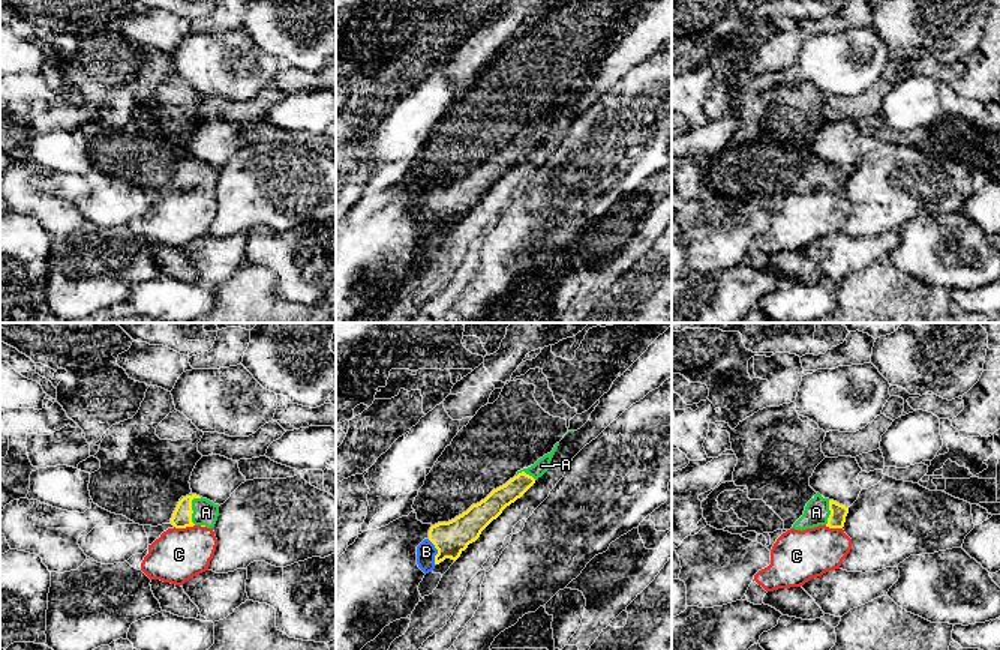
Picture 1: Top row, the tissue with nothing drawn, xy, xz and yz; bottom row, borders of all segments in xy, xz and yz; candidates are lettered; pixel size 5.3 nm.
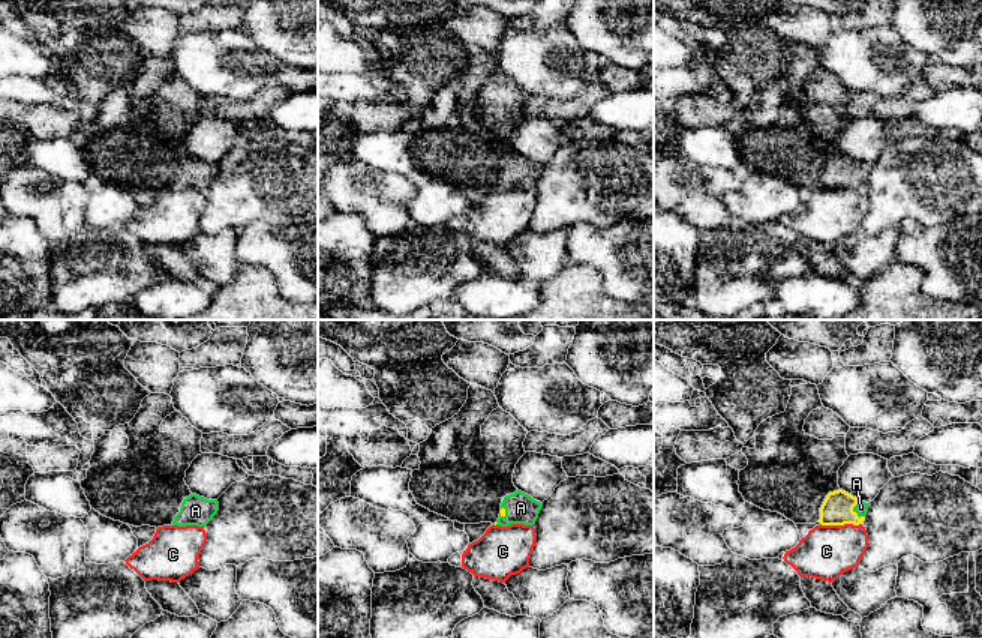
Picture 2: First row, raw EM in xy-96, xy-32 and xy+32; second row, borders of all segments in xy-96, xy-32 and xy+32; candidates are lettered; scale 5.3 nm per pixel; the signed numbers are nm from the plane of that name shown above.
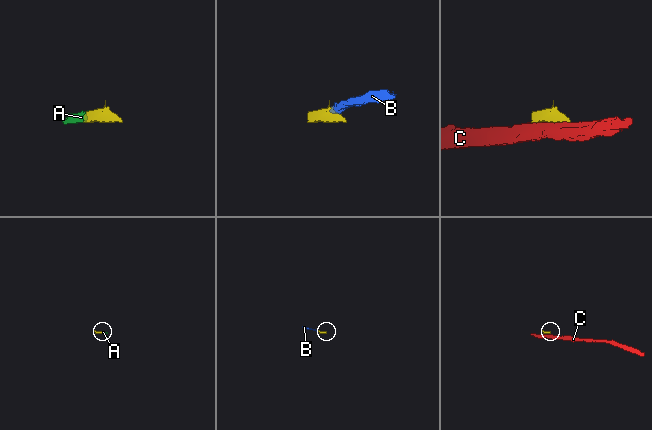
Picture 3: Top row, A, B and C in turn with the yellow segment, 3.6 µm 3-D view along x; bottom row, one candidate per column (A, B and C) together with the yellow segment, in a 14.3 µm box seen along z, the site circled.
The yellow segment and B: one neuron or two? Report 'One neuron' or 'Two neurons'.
One neuron

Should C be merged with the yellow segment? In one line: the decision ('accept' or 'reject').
reject

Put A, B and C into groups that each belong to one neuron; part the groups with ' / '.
A B / C

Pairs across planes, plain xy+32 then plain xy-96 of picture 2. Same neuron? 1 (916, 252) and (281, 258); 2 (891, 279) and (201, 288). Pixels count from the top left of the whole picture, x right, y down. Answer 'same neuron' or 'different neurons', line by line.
1: same neuron
2: different neurons

